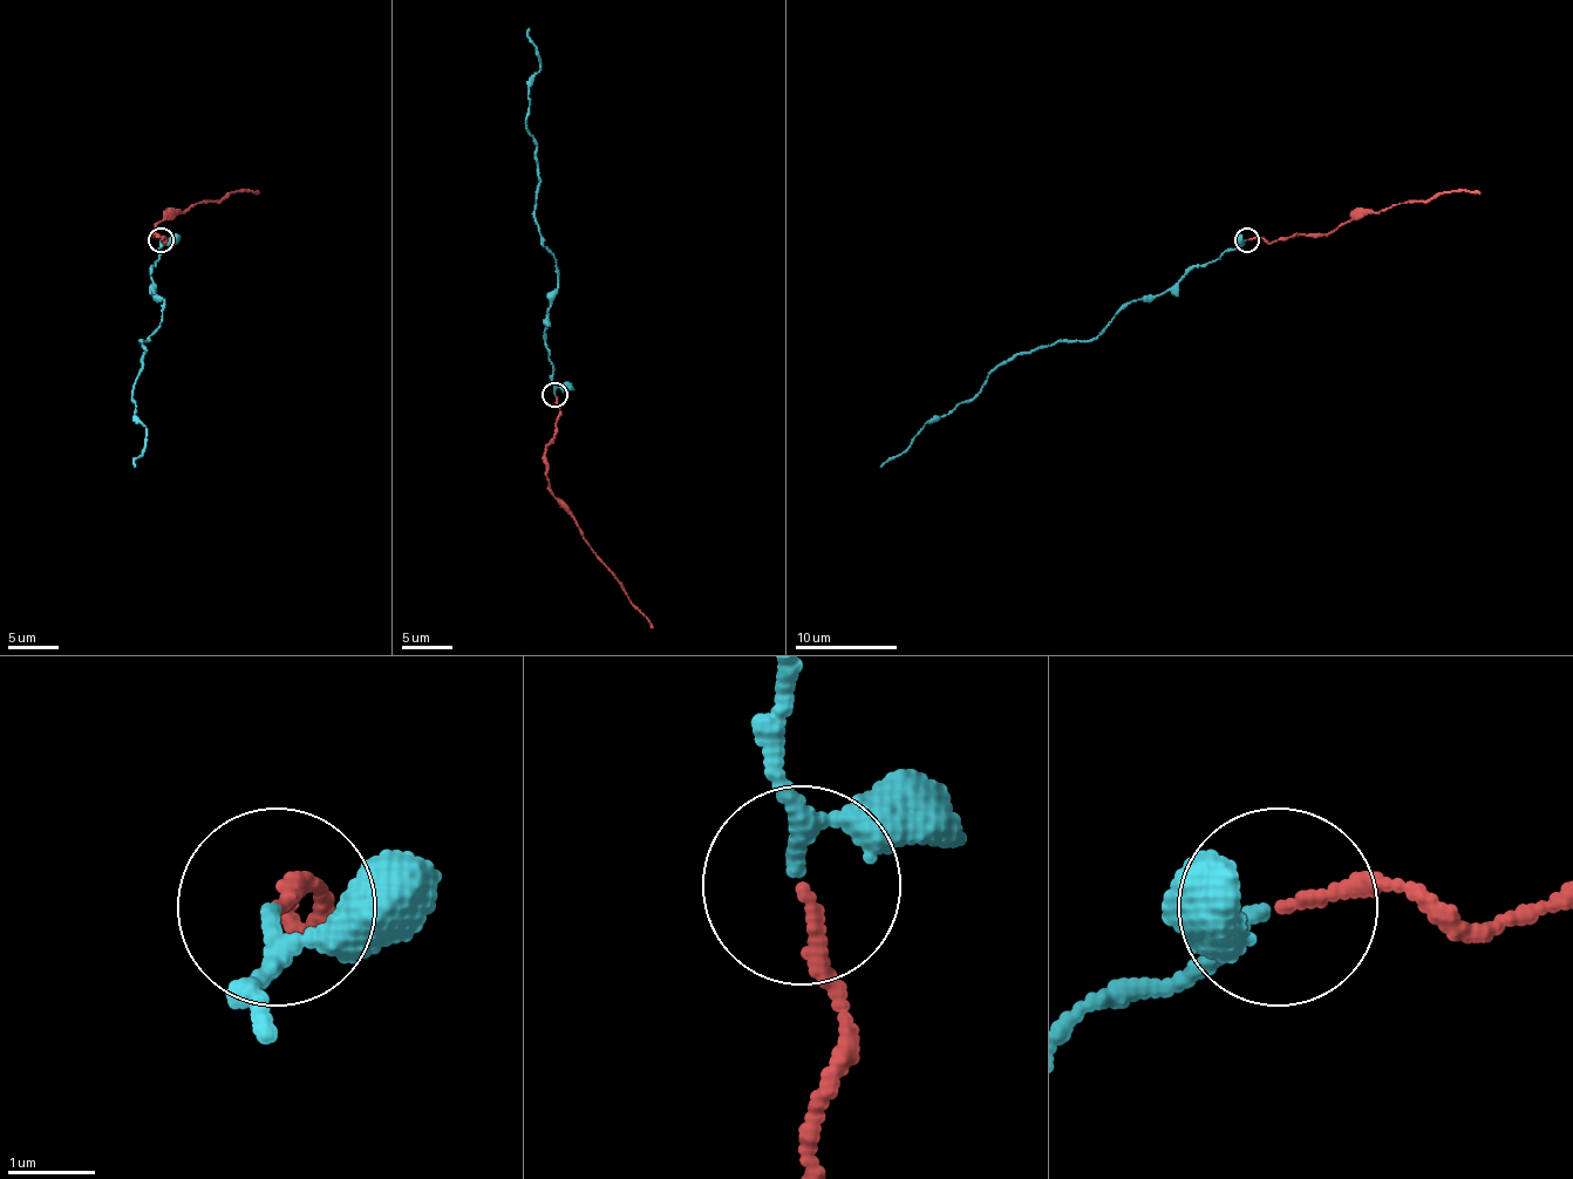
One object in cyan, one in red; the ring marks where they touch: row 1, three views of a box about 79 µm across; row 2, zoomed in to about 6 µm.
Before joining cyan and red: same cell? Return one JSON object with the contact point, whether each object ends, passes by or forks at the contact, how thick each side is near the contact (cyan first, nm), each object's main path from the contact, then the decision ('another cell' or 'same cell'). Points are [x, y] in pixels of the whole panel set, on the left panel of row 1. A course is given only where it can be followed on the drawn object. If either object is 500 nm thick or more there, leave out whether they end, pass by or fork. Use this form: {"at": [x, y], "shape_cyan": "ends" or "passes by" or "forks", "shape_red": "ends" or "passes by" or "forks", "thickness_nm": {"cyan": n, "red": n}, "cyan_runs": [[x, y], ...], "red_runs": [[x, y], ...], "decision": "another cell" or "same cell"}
{"at": [161, 239], "shape_cyan": "passes by", "shape_red": "ends", "thickness_nm": {"cyan": 140, "red": 150}, "cyan_runs": [[161, 239], [152, 290], [163, 300], [163, 321], [140, 341], [133, 400], [145, 448], [135, 465]], "red_runs": [[161, 239], [165, 239], [163, 242], [150, 234], [155, 226], [196, 204], [222, 200], [235, 191], [259, 193]], "decision": "same cell"}

